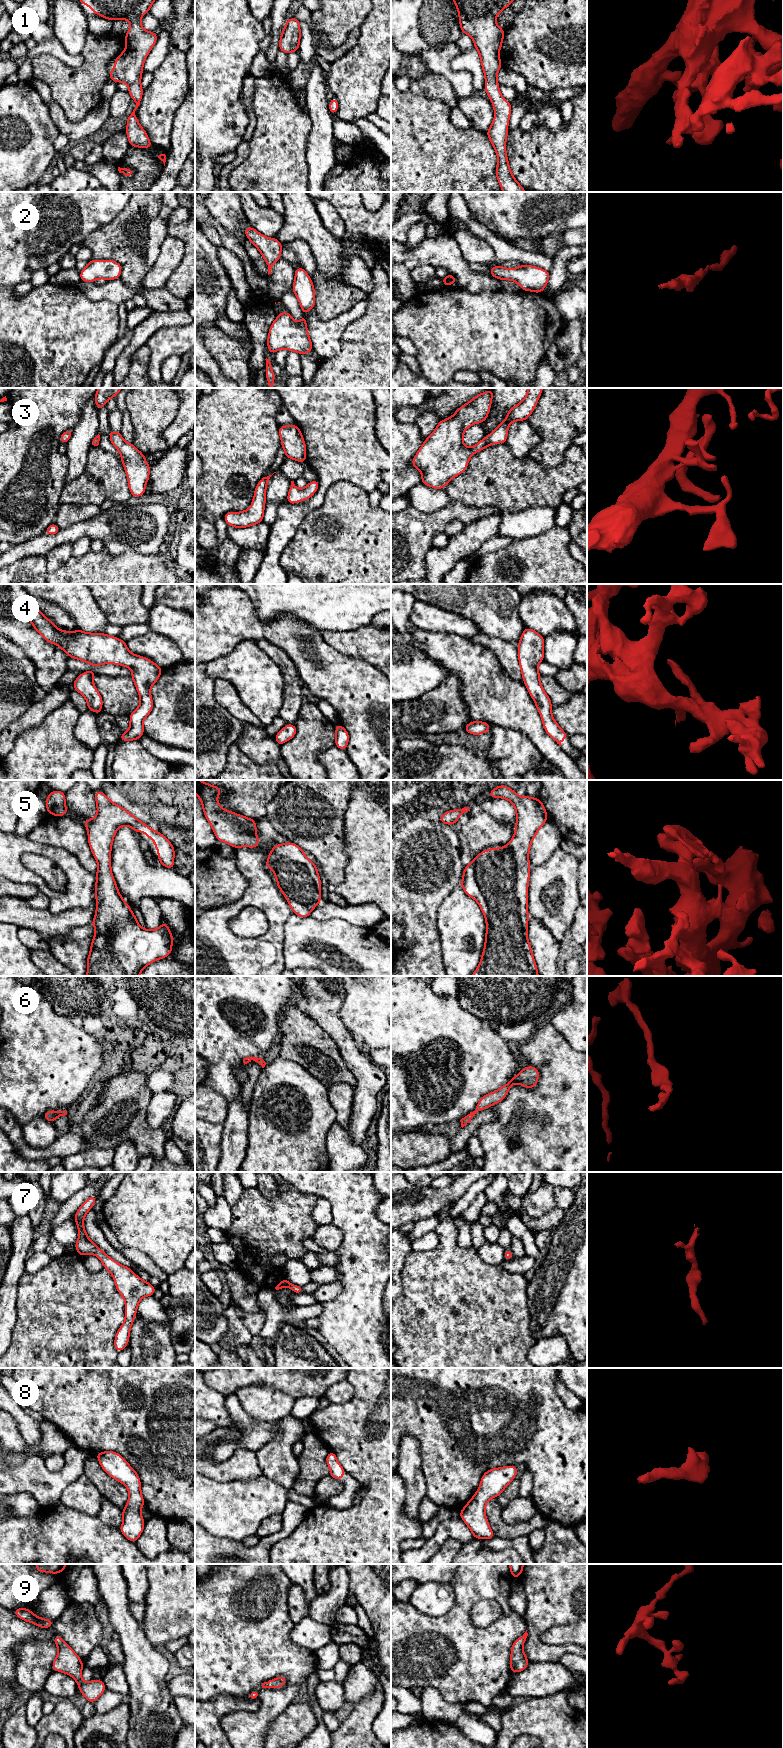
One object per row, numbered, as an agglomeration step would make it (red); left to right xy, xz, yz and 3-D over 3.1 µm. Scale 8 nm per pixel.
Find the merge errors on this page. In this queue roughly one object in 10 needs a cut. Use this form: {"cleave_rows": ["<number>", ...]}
{"cleave_rows": []}

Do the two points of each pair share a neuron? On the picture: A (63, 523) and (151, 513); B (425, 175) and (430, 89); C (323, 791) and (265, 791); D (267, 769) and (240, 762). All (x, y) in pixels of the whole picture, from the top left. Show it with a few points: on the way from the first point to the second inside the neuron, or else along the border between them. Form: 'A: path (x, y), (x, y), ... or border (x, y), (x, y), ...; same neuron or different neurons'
A: border (101, 511), (88, 519), (60, 529); different neurons
B: border (410, 88), (414, 93), (441, 100), (449, 108); different neurons
C: border (278, 790), (266, 806), (266, 812); different neurons
D: path (260, 769), (247, 769); same neuron

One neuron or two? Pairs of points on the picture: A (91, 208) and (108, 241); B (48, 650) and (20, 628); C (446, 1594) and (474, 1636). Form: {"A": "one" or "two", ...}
{"A": "two", "B": "one", "C": "two"}

